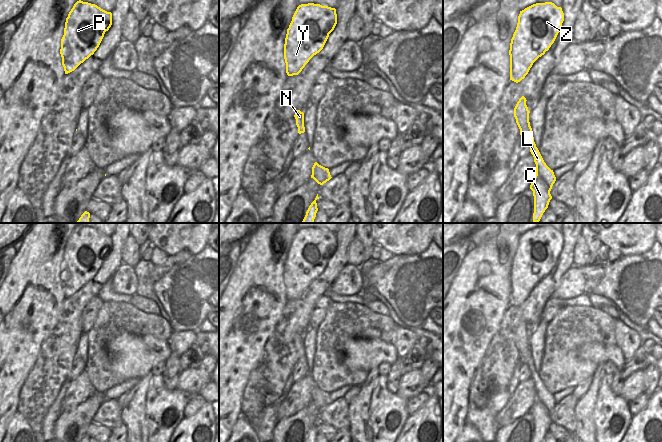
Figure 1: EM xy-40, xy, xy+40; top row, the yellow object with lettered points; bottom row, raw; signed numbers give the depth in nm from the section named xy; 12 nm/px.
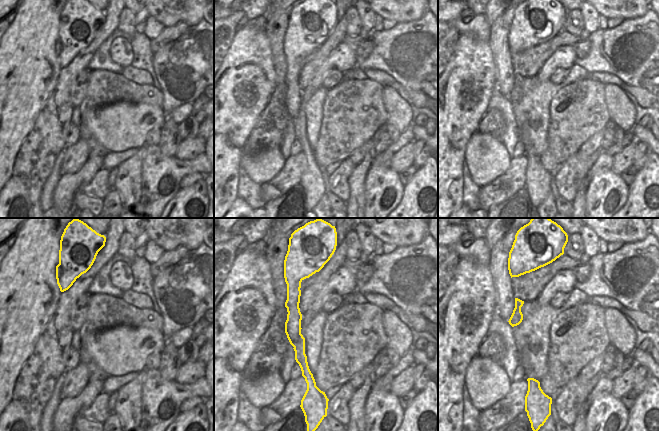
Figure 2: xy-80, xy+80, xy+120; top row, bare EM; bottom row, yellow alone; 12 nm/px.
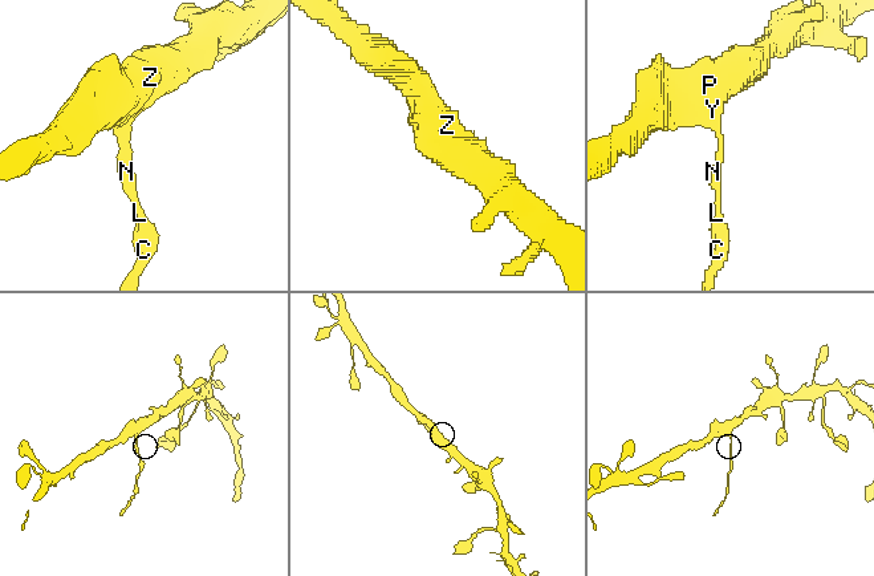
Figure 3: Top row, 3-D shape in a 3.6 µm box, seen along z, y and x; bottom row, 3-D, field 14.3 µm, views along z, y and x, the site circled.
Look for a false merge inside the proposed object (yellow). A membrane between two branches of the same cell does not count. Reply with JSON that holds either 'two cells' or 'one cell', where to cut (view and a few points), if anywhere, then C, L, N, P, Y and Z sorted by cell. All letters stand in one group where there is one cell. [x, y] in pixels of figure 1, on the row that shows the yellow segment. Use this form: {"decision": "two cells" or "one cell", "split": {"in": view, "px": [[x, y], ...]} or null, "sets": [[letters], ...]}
{"decision": "two cells", "split": {"in": "xy+40", "px": [[529, 122], [520, 130]]}, "sets": [["C", "L"], ["N", "P", "Y", "Z"]]}

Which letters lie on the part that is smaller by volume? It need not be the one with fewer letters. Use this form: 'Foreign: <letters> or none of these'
Foreign: C, L

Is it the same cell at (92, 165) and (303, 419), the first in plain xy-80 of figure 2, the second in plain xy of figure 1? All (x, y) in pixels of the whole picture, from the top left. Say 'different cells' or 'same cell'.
same cell

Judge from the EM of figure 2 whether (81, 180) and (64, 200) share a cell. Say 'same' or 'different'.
same

